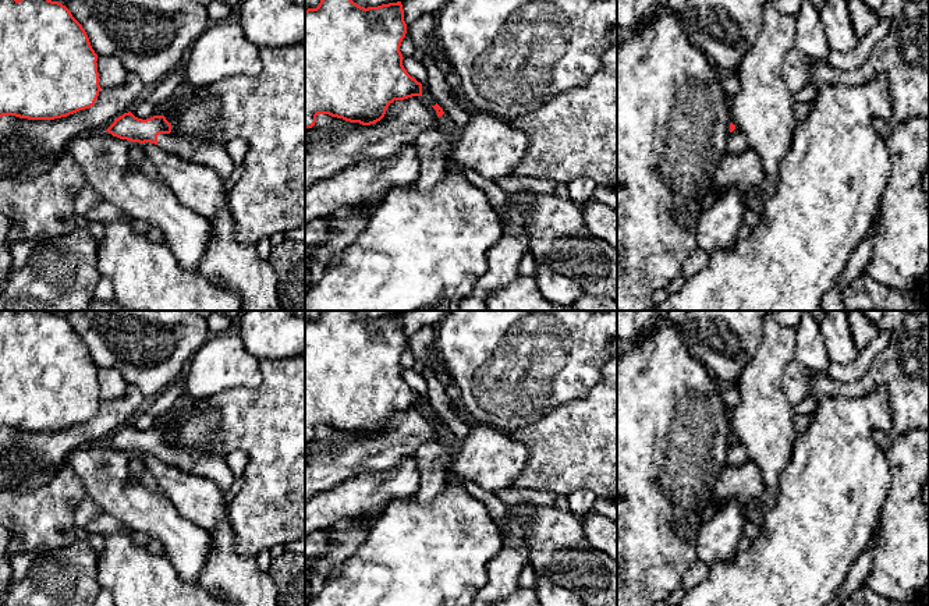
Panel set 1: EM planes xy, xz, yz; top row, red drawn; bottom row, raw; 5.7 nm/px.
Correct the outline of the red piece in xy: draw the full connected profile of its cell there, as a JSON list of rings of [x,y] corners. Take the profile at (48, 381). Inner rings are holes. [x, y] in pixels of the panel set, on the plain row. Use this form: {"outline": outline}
{"outline": [[[0,311],[0,429],[28,432],[67,429],[95,417],[99,404],[97,366],[71,323],[50,311]]]}

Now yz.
{"outline": [[[733,435],[730,436],[727,460],[728,460],[730,465],[741,465],[748,460],[748,454],[747,454],[745,447]]]}

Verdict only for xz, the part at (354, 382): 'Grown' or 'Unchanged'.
Unchanged

